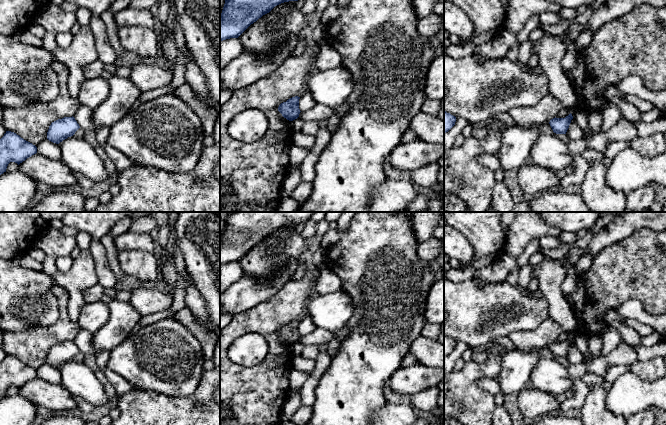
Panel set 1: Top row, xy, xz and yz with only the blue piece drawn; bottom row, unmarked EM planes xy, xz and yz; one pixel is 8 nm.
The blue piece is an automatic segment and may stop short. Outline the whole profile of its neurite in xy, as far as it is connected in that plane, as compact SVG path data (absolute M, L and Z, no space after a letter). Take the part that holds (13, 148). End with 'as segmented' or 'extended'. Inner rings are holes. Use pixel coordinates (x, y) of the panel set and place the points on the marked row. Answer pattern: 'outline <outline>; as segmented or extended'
outline M6 131L0 139L0 175L10 162L18 165L37 153L37 147L14 132Z; as segmented

